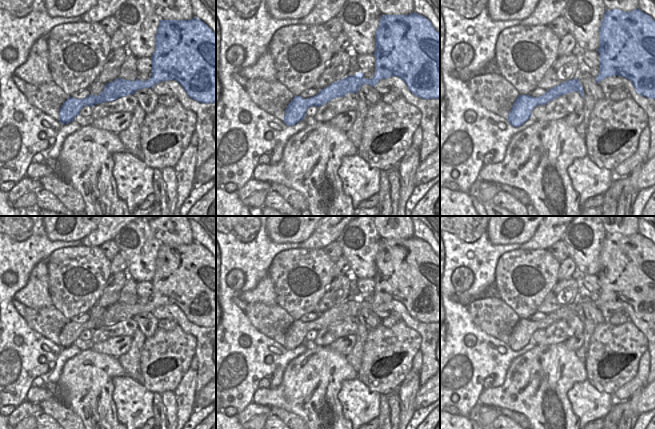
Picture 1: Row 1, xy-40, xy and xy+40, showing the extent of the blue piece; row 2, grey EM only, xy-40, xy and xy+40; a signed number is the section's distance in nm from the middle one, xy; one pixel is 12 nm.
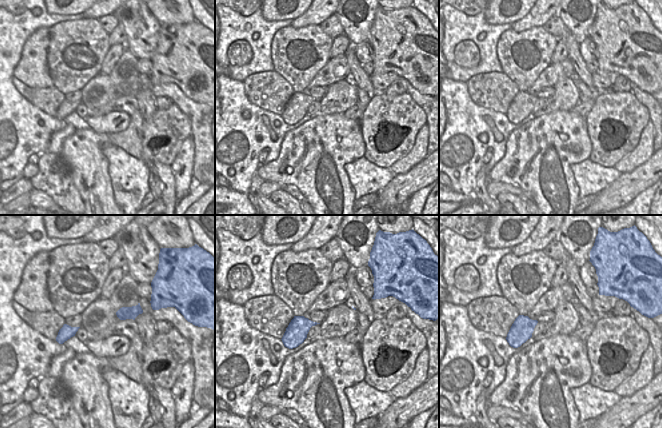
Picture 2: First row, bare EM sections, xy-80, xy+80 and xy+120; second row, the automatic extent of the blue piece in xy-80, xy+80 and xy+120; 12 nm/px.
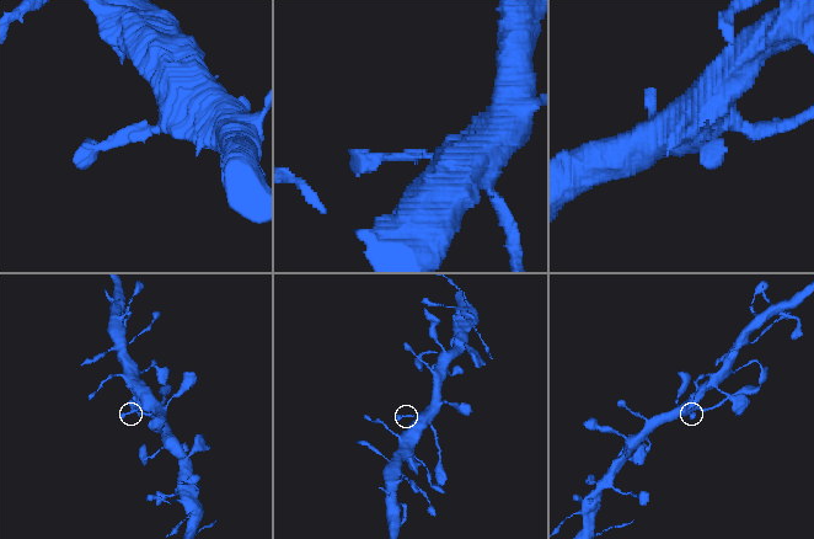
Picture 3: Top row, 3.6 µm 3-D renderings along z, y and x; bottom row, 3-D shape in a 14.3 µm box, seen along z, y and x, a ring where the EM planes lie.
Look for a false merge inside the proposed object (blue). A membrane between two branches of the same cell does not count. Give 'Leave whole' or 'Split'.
Leave whole

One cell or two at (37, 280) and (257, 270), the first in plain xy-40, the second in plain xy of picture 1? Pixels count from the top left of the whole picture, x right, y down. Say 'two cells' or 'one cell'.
two cells

